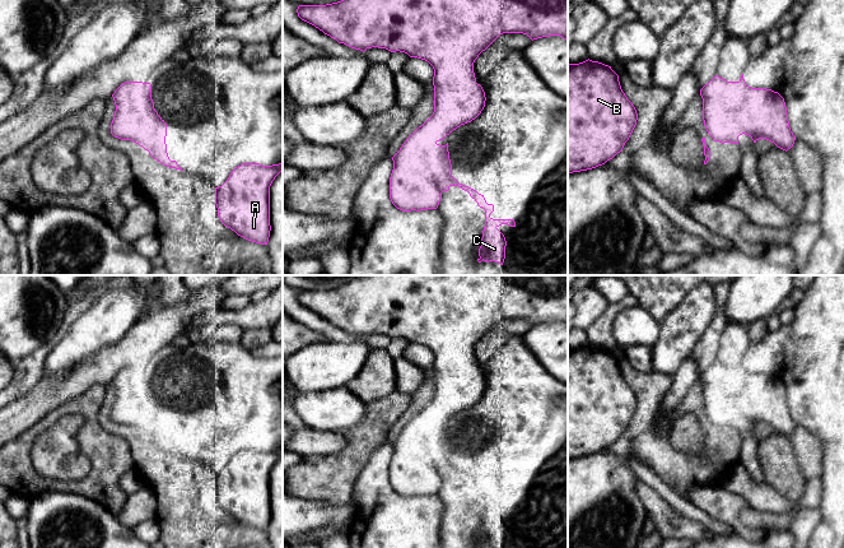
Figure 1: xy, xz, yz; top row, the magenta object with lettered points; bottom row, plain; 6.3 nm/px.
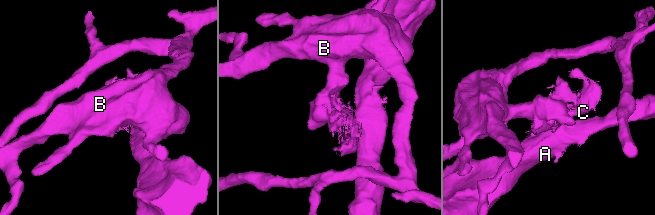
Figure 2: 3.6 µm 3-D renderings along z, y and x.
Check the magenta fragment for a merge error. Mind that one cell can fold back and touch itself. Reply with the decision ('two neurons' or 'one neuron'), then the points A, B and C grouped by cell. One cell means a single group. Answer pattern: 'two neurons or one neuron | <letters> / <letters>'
two neurons | A C / B

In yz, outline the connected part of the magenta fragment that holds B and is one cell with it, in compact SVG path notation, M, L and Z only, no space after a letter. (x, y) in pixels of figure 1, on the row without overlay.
M598 347L568 349L568 459L596 454L620 438L638 405L619 361Z

